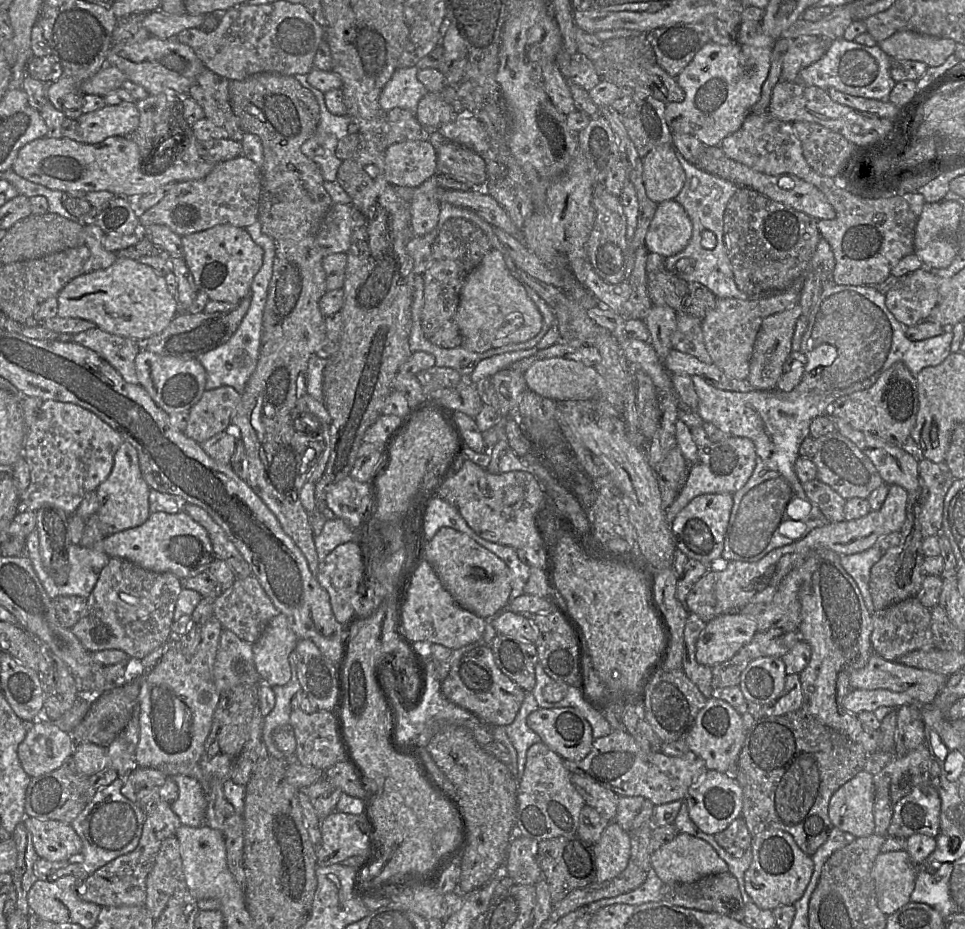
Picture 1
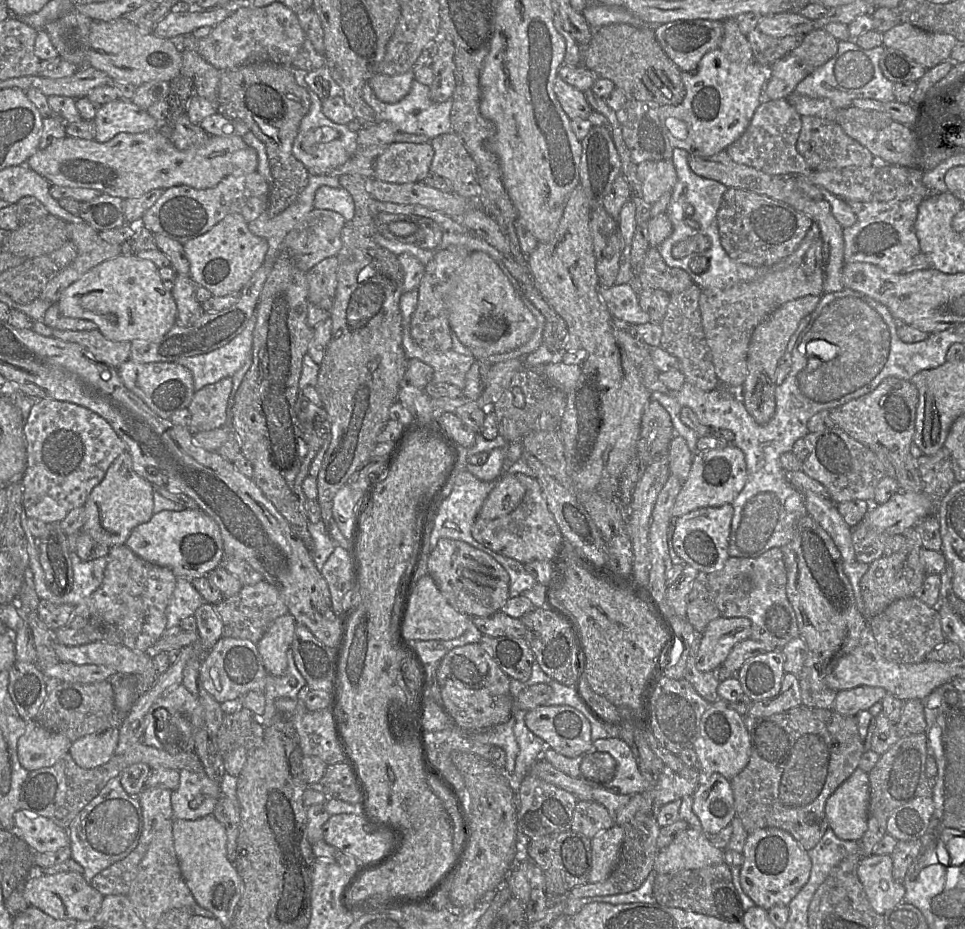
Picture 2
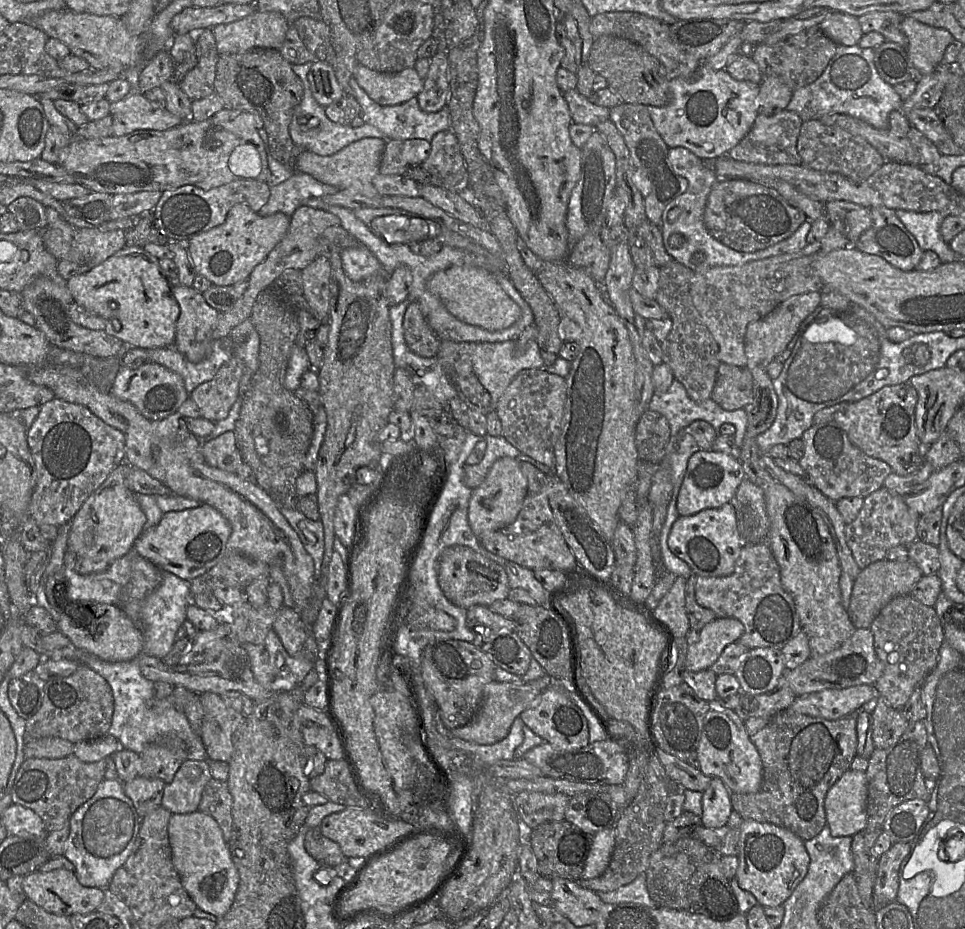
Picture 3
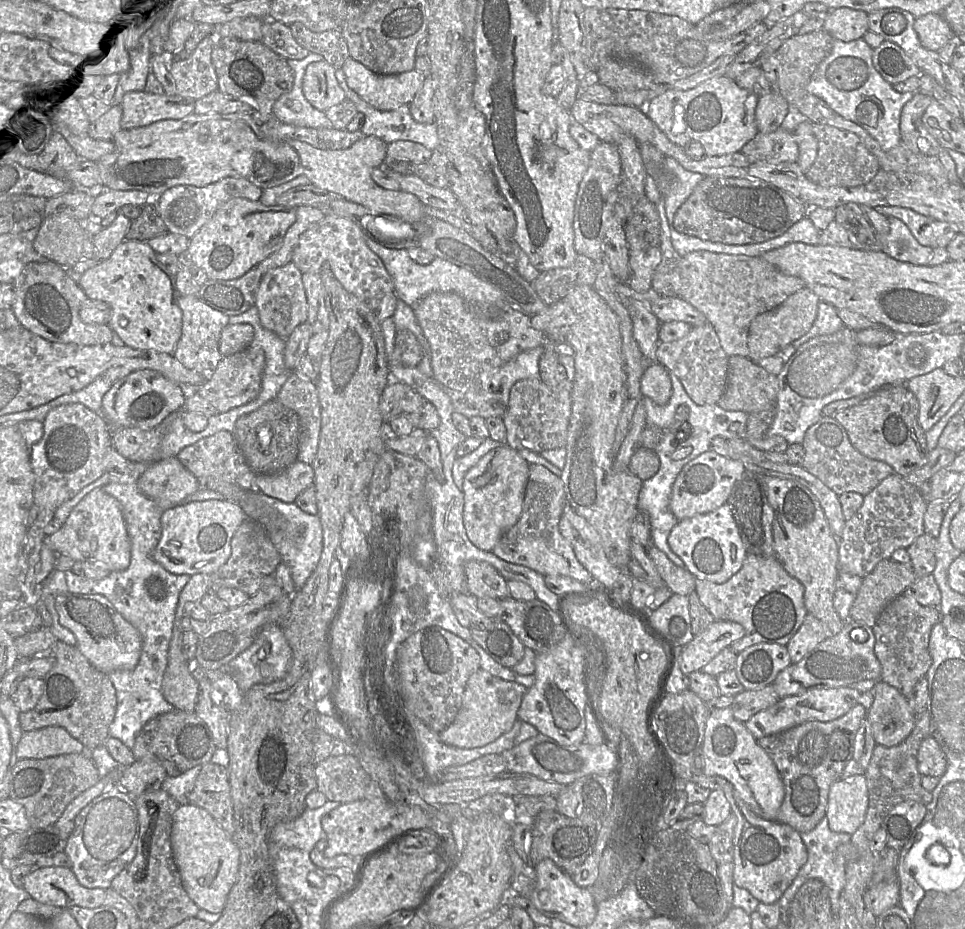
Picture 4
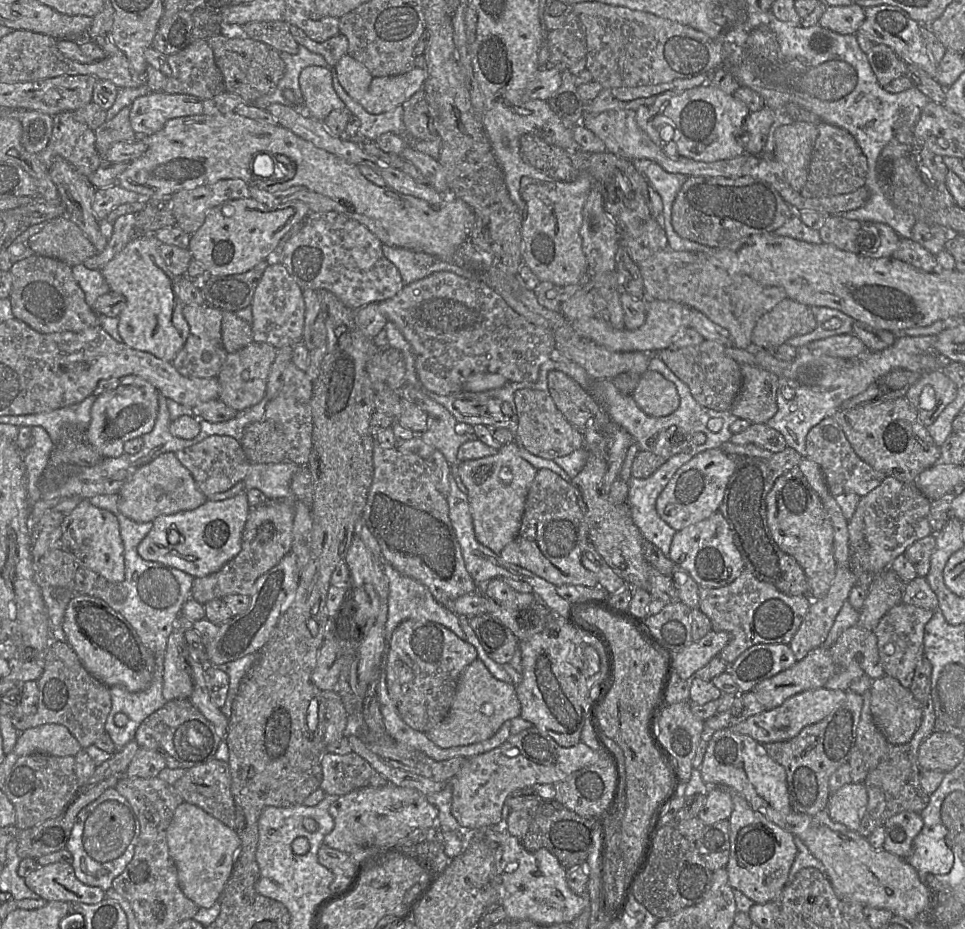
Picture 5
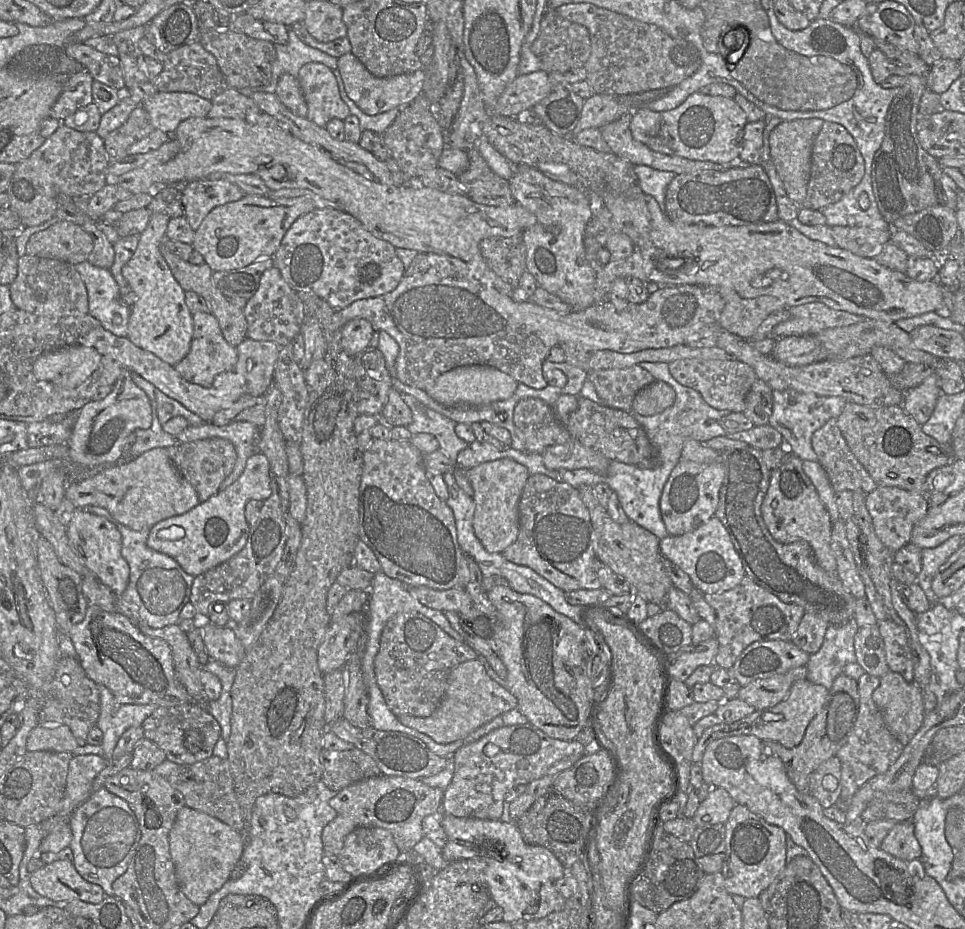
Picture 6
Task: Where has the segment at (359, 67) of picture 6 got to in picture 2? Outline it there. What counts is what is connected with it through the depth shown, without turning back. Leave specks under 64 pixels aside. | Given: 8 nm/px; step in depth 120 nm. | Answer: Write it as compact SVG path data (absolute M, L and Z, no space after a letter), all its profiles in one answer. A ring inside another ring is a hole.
M412 69L398 75L376 73L369 79L368 85L379 100L393 104L409 93L413 80L414 70Z

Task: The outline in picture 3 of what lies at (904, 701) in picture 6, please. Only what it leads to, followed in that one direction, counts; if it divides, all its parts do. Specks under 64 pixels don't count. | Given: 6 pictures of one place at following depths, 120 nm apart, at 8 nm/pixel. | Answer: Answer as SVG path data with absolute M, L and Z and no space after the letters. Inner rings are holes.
M878 695L877 705L871 716L873 743L875 748L879 749L894 746L910 724L902 710L891 707L880 695Z

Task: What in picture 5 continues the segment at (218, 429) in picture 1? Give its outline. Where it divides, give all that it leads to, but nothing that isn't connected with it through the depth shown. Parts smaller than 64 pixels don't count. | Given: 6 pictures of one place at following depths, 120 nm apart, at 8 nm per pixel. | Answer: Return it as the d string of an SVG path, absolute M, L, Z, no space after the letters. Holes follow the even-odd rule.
M255 341L237 352L228 354L217 375L218 399L237 411L242 411L260 403L266 394L269 372L276 356L277 349L274 346Z

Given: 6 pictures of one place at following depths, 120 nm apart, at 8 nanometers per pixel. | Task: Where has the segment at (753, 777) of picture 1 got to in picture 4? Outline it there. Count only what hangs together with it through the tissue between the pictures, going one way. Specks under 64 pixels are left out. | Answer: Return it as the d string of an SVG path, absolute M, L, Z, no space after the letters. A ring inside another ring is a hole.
M857 703L835 720L808 721L756 739L773 760L784 785L784 799L775 821L789 825L799 833L806 833L826 816L830 787L840 779L846 764L853 758L856 734L866 717L867 709Z

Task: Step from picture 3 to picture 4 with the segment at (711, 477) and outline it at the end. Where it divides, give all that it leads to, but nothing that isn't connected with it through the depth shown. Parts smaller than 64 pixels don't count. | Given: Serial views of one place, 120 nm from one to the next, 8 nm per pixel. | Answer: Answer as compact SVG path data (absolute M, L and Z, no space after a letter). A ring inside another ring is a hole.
M708 450L687 463L678 474L669 501L669 509L678 521L712 512L727 503L736 482L746 471L744 463Z

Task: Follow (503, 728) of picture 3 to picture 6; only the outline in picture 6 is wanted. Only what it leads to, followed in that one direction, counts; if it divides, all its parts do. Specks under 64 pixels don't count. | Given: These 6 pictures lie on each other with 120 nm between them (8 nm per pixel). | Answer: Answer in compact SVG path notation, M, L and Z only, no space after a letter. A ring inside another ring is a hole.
M478 660L456 666L449 674L445 695L438 708L429 717L401 715L399 721L410 728L428 735L440 744L464 739L470 733L497 716L516 709L518 701L505 687L490 678Z

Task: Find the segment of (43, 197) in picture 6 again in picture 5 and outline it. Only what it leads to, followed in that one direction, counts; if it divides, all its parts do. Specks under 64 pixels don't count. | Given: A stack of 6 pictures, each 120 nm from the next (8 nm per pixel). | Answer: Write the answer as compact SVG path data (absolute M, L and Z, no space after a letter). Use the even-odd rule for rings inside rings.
M74 111L53 116L50 140L38 155L48 169L56 157L62 157L86 177L94 173L103 161L96 149L95 131L77 121Z

